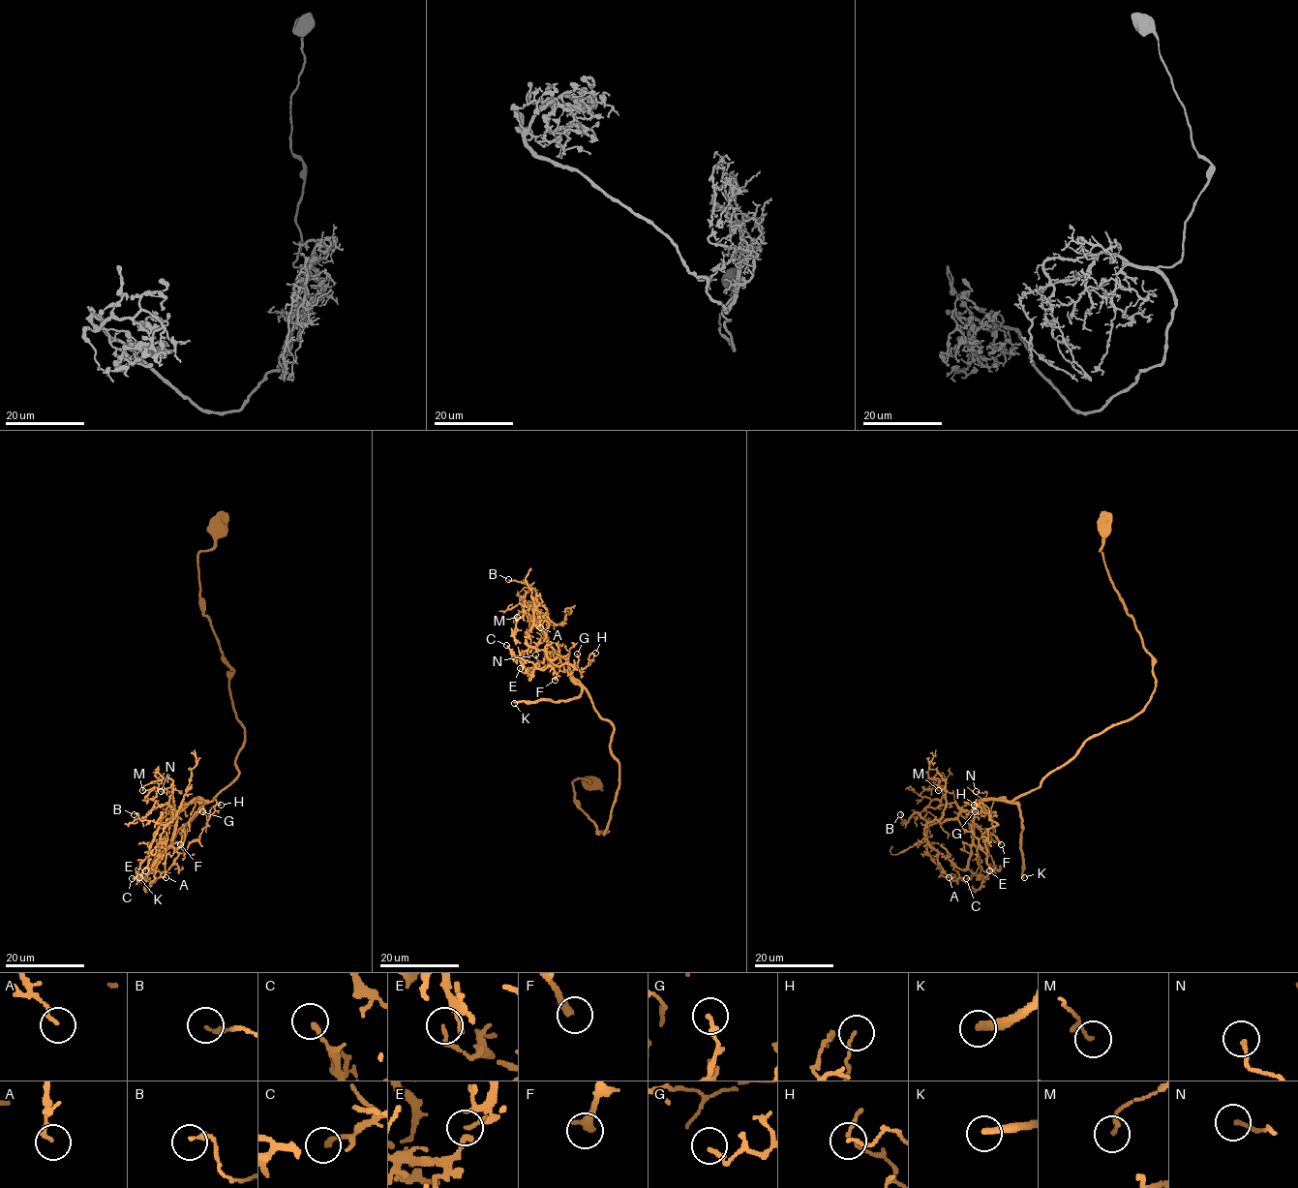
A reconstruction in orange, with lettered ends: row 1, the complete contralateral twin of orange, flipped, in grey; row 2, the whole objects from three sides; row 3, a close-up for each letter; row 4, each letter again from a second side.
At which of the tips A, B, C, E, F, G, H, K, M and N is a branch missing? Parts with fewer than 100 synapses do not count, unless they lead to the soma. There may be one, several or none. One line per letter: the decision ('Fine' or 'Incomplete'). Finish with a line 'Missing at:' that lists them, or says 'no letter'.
A: Fine
B: Fine
C: Fine
E: Fine
F: Fine
G: Fine
H: Fine
K: Incomplete
M: Fine
N: Fine
Missing at: K

